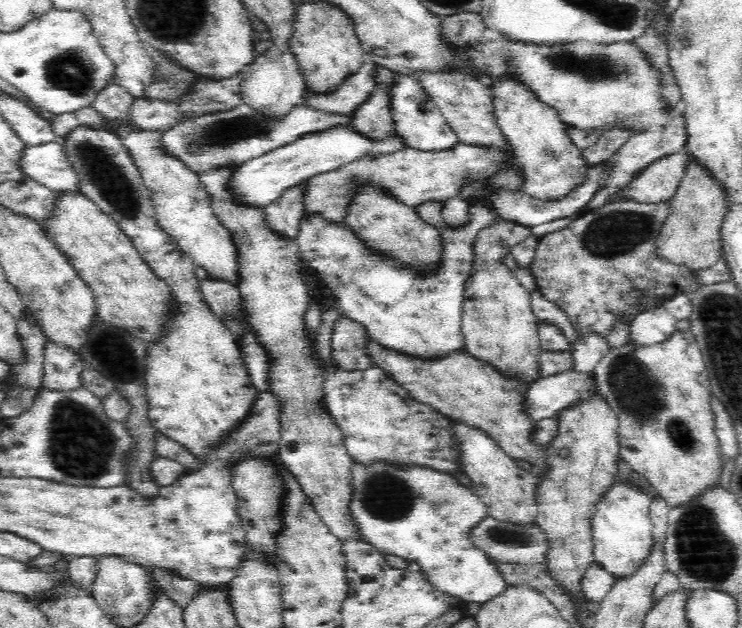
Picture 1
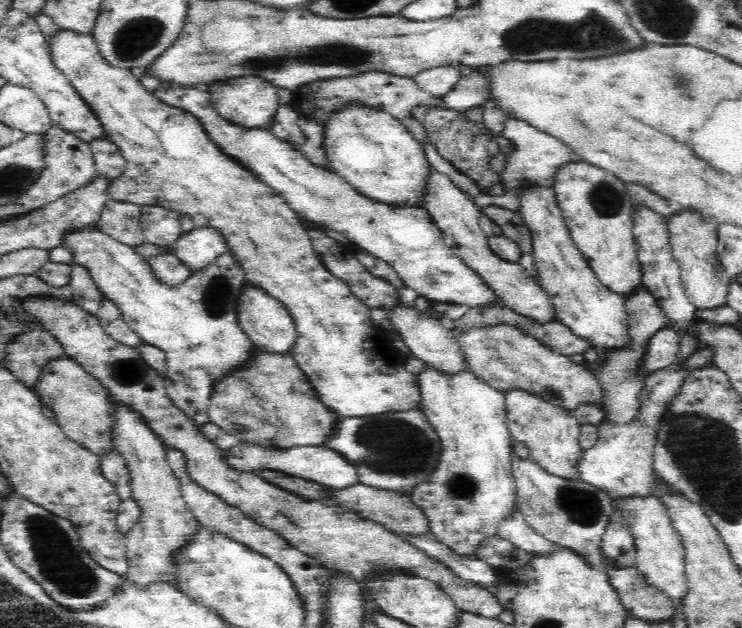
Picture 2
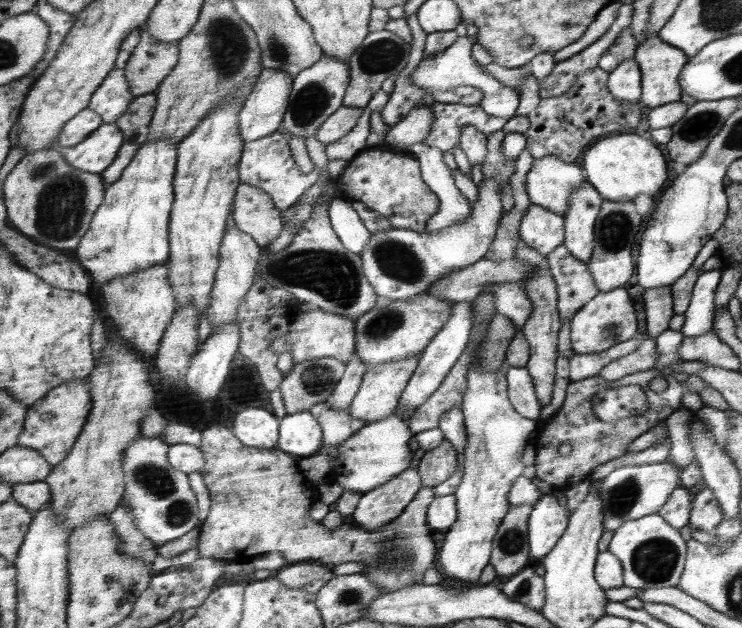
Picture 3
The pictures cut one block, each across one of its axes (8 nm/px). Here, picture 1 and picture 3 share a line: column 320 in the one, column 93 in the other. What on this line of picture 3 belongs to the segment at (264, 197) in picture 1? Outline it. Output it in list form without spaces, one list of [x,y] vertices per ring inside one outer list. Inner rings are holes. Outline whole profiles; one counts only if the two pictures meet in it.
[[[104,122],[77,146],[58,147],[75,169],[102,175],[118,157],[118,152],[125,146],[124,141],[124,134],[119,126]]]

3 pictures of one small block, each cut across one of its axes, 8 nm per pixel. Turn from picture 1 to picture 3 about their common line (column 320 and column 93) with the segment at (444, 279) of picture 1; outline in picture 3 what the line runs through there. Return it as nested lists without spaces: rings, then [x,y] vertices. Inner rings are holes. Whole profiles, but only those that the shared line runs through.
[[[169,137],[149,140],[139,147],[120,180],[106,186],[106,197],[86,236],[76,248],[82,263],[99,287],[120,276],[170,259],[170,218],[175,202],[178,145]]]

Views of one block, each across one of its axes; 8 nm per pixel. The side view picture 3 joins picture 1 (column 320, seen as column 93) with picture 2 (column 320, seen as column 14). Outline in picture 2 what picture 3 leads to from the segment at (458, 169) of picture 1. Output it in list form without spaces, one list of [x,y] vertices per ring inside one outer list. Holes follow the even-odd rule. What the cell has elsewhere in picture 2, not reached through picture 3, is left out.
[[[146,74],[139,80],[147,92],[153,93],[161,102],[197,116],[222,151],[280,191],[302,220],[311,226],[330,227],[344,232],[348,235],[349,246],[355,244],[390,263],[405,285],[416,294],[434,303],[462,304],[471,309],[500,304],[496,291],[446,245],[443,232],[434,224],[426,208],[374,202],[356,192],[336,172],[330,173],[312,166],[301,152],[293,149],[292,144],[274,136],[268,128],[243,128],[224,121],[212,107],[207,88],[182,89],[162,84],[154,77],[146,77]]]

